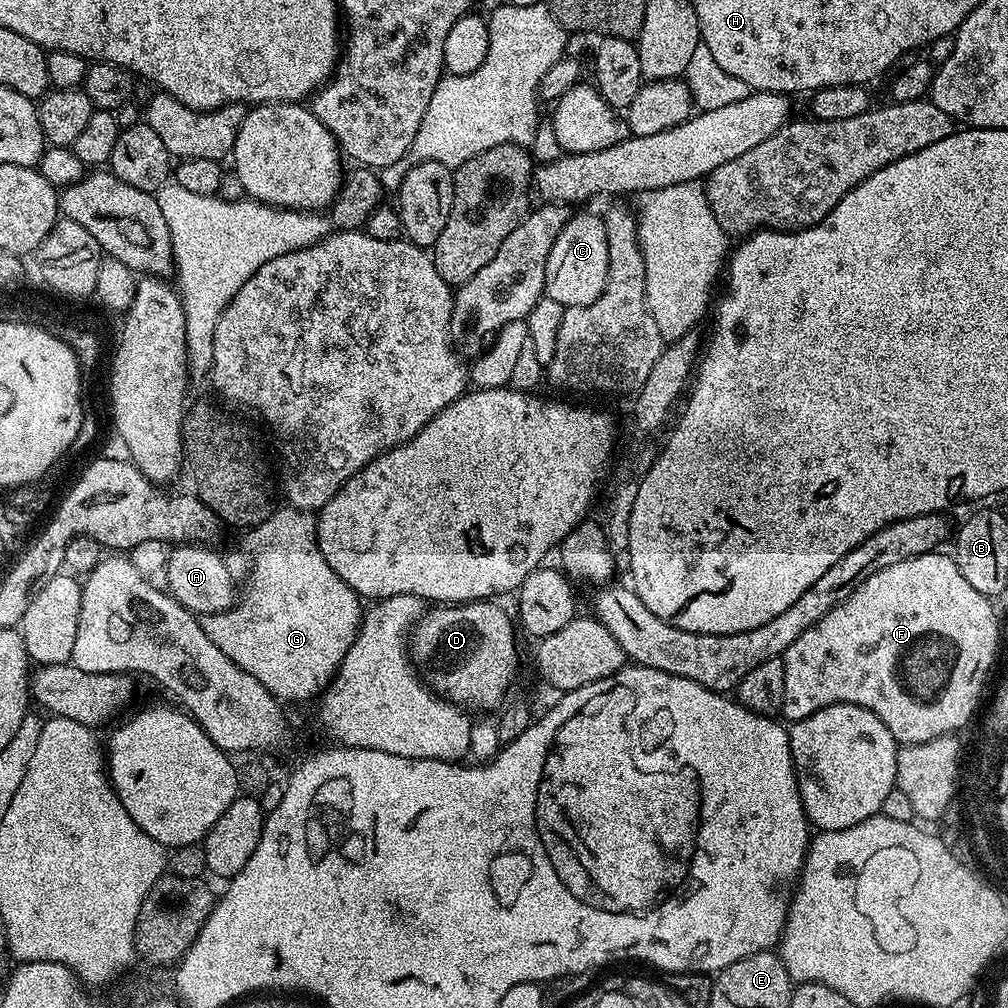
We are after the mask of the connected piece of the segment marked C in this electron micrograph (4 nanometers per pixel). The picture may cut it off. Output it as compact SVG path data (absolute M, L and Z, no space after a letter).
M588 212L569 215L562 234L554 238L554 246L546 262L544 295L563 308L590 306L602 294L608 277L608 235L603 219Z

